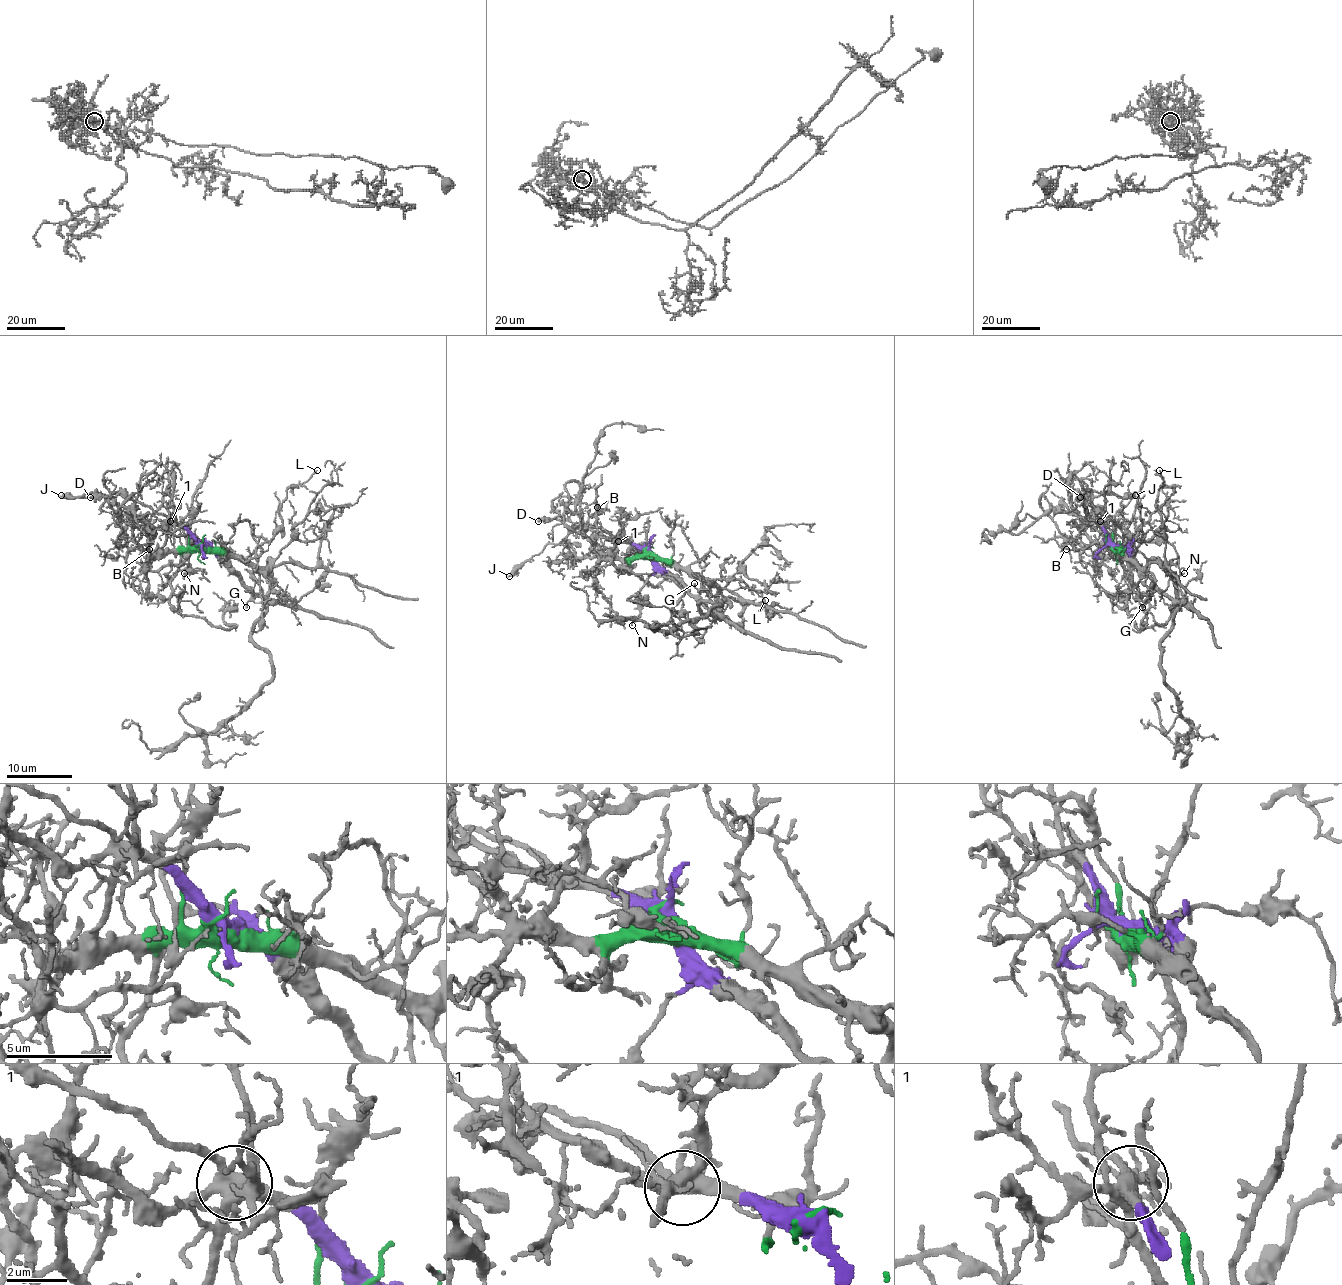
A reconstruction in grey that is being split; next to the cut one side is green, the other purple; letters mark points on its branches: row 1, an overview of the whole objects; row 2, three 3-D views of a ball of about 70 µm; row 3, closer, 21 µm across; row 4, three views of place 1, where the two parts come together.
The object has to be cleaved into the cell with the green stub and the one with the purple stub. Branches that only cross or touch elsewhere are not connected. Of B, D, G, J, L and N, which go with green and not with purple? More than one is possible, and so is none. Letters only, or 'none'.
B, L

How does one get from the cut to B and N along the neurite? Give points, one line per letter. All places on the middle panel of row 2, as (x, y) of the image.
B: (650, 553), (609, 558), (595, 543), (597, 507)
N: (650, 553), (655, 571), (640, 591), (638, 619), (632, 625)

